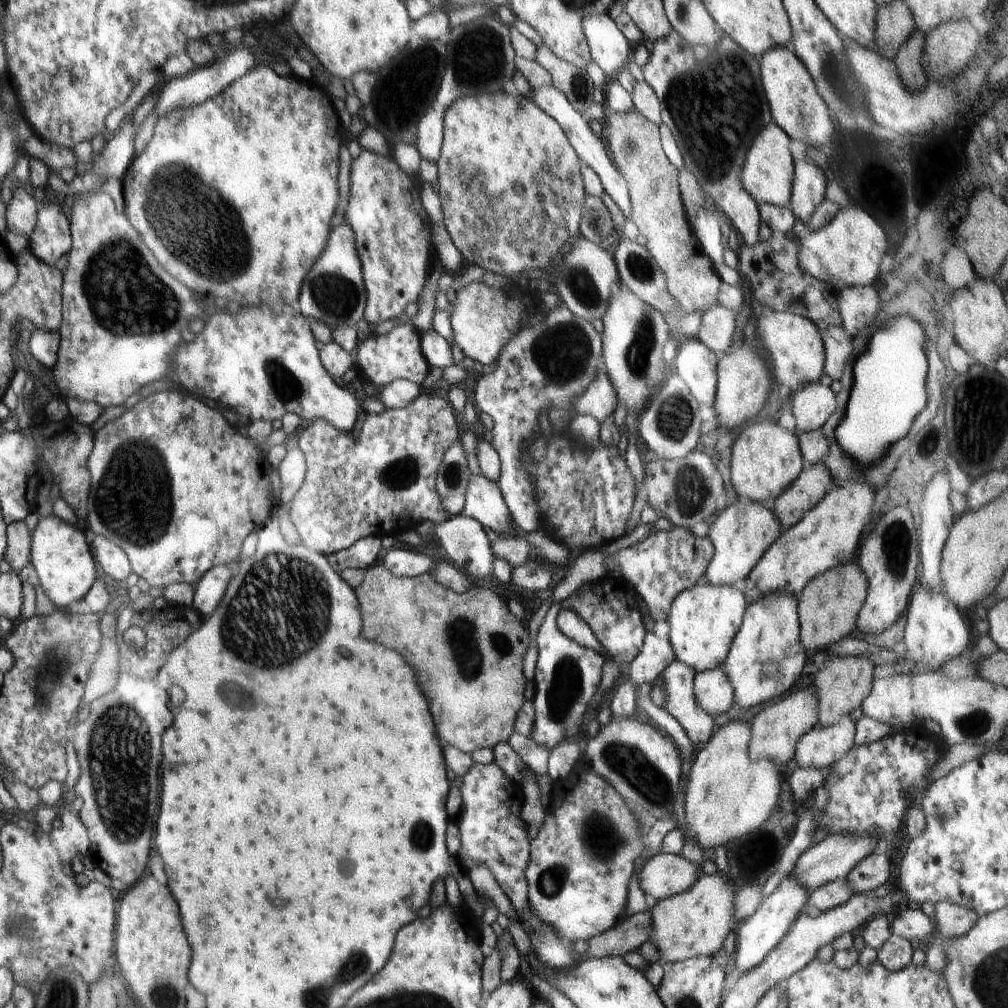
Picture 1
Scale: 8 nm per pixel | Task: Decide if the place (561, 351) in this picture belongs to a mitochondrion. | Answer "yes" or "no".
yes

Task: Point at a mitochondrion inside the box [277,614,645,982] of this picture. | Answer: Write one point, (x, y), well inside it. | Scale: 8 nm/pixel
(598, 835)

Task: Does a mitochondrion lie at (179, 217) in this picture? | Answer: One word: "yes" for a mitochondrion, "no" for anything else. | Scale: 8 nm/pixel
yes

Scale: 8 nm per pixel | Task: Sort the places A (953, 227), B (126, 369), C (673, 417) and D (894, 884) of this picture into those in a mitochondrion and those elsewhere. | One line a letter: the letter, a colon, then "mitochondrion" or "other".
A: other
B: other
C: mitochondrion
D: other

